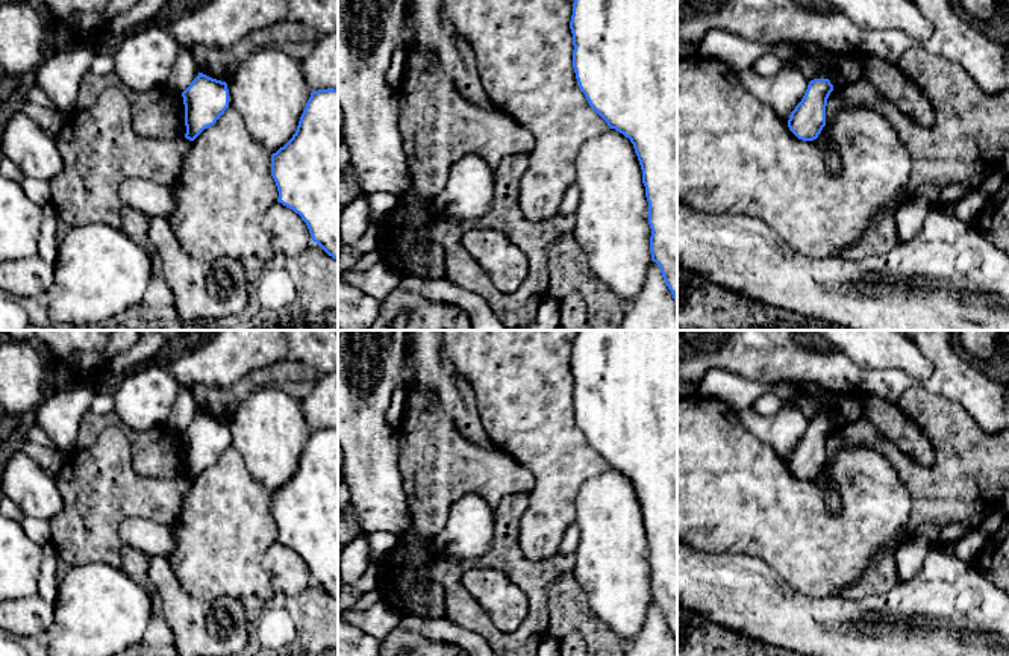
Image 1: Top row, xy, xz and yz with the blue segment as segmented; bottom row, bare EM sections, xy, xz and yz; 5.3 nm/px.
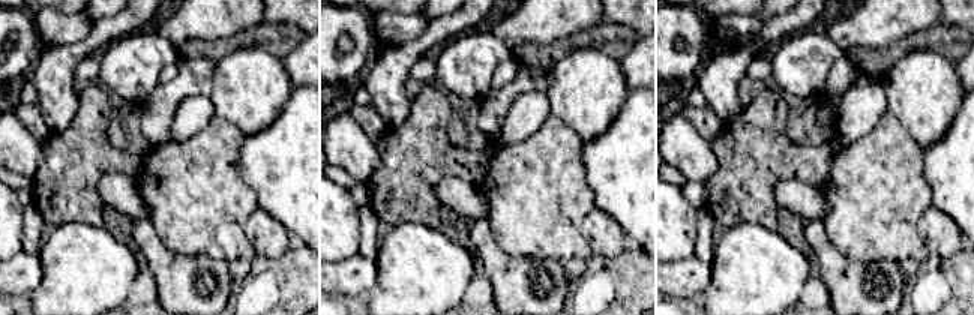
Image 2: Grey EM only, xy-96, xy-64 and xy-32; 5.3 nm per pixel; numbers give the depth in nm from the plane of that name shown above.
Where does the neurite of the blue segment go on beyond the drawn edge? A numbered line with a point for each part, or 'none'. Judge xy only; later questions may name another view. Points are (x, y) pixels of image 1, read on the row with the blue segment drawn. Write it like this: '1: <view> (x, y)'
none

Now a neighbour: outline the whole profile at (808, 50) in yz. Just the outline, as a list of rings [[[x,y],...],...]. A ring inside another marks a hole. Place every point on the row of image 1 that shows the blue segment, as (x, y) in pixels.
[[[798,44],[798,48],[800,48],[801,56],[815,58],[818,61],[824,61],[824,62],[829,64],[832,71],[833,70],[839,71],[838,65],[841,62],[841,56],[835,56],[835,55],[826,53],[821,48],[818,48],[817,45],[812,45],[812,44]]]

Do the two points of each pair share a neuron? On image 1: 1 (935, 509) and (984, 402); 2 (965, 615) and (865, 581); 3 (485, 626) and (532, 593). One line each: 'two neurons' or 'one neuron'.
1: two neurons
2: two neurons
3: one neuron

